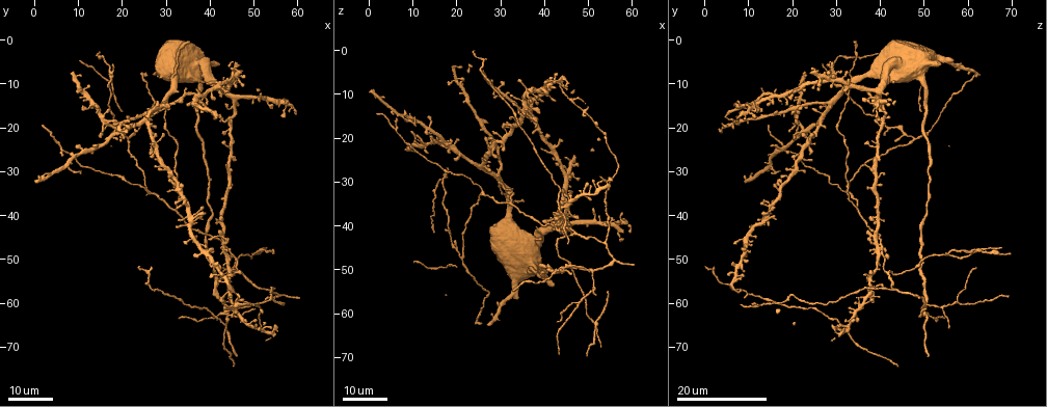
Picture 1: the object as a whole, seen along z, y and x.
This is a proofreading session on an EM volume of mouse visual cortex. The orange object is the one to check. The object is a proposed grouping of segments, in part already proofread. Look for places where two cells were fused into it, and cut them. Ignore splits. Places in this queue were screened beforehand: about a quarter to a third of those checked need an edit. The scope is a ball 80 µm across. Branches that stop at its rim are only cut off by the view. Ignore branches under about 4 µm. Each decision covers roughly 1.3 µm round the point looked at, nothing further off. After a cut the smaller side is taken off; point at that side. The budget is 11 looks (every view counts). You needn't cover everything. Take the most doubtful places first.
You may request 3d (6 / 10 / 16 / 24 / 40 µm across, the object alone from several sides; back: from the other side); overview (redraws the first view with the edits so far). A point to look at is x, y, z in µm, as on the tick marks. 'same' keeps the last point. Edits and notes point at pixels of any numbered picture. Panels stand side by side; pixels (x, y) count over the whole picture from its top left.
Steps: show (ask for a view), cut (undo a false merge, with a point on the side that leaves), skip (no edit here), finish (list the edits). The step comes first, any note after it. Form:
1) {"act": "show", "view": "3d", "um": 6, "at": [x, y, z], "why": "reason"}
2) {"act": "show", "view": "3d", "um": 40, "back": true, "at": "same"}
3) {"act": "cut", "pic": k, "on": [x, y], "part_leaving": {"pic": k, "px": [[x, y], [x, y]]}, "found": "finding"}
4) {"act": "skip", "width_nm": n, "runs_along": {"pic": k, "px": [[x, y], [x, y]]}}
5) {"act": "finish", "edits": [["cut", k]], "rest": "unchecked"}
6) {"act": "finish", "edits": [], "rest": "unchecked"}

{"act": "show", "view": "3d", "um": 24, "at": [26.0, 34.0, 32.0], "why": "four-way junction"}

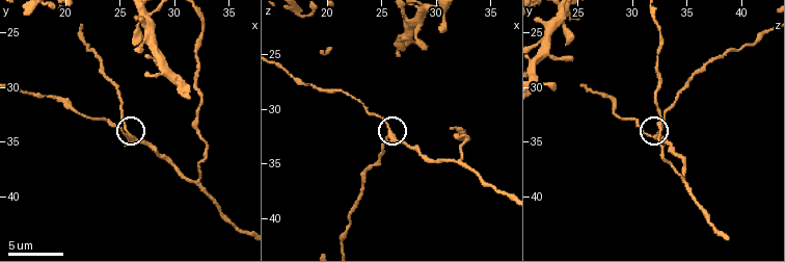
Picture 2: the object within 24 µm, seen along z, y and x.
{"act": "show", "view": "3d", "um": 10, "at": [26.0, 34.2, 32.2]}

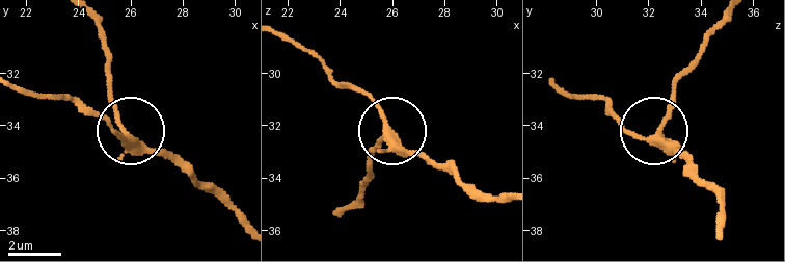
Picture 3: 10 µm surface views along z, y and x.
{"act": "skip", "arms": 4, "found": "one cell here"}

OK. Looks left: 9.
{"act": "show", "view": "3d", "um": 16, "at": [40.5, 45.5, 39.5], "why": "four-way junction"}

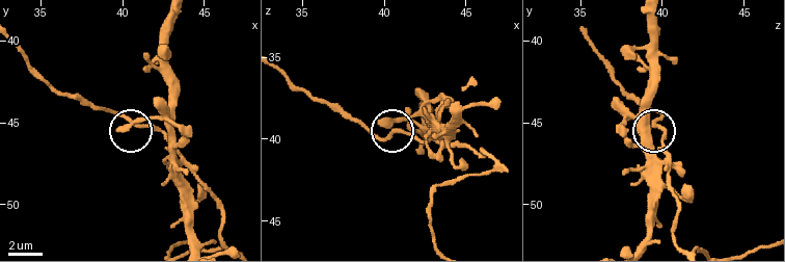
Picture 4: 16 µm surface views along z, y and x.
{"act": "show", "view": "3d", "um": 10, "at": [40.7, 45.1, 39.5]}

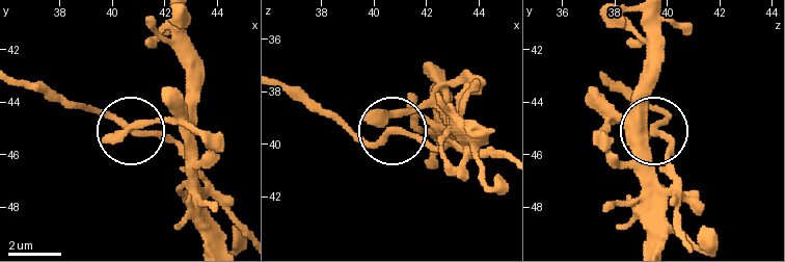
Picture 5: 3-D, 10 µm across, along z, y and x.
{"act": "skip", "width_nm": 280, "found": "one cell here"}

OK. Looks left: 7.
{"act": "show", "view": "3d", "um": 16, "at": [21.5, 22.0, 48.0]}

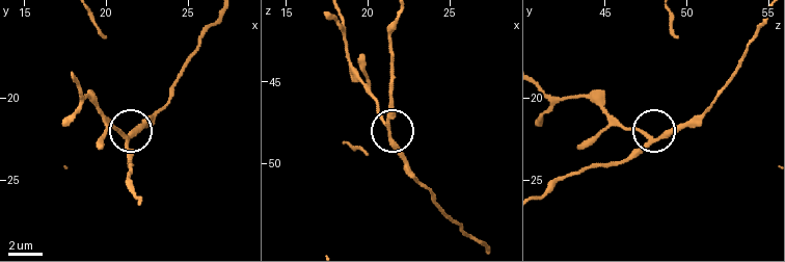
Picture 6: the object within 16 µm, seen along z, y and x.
{"act": "show", "view": "3d", "um": 10, "at": [21.2, 22.4, 47.7], "why": "zoom in"}

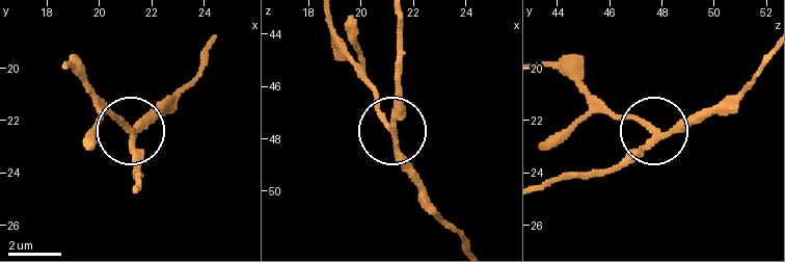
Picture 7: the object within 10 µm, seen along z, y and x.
{"act": "cut", "pic": 7, "on": [113, 115], "side_arm_um": 26, "part_leaving": {"pic": 7, "px": [[652, 132], [607, 111], [561, 74], [541, 67]]}, "found": "a second cell is stuck on"}

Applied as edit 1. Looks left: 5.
{"act": "show", "view": "3d", "um": 16, "at": [48.0, 60.0, 57.5], "why": "three-way junction"}

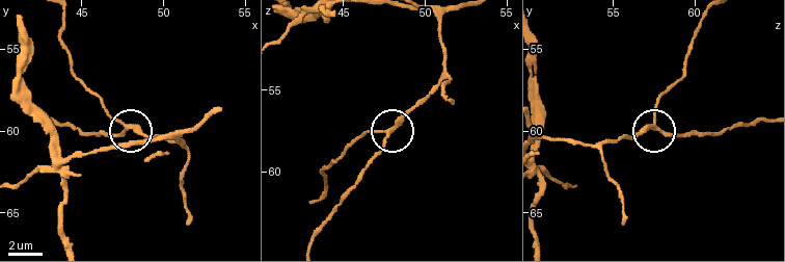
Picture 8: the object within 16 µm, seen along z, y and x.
{"act": "show", "view": "3d", "um": 10, "at": [47.9, 59.8, 57.5]}

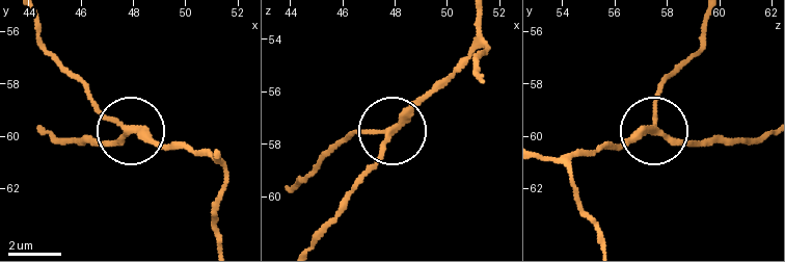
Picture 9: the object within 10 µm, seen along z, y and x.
{"act": "skip", "runs_along": {"pic": 9, "px": [[475, 23], [468, 56], [401, 123], [344, 136]]}, "found": "continuous, no second cell"}

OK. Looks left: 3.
{"act": "show", "view": "3d", "um": 16, "at": [32.0, 38.6, 34.6], "why": "side arm on a straight run"}

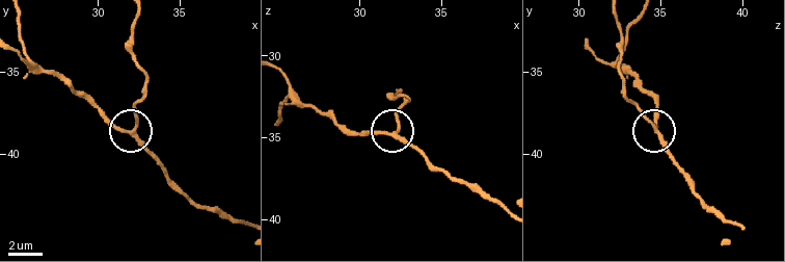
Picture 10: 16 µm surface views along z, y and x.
{"act": "skip", "arms": 3, "runs_along": {"pic": 10, "px": [[615, 19], [622, 40], [623, 89], [655, 130], [655, 104]]}, "found": "all the same cell"}

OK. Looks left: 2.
{"act": "finish", "edits": [["cut", 7]], "rest": "unchecked"}

